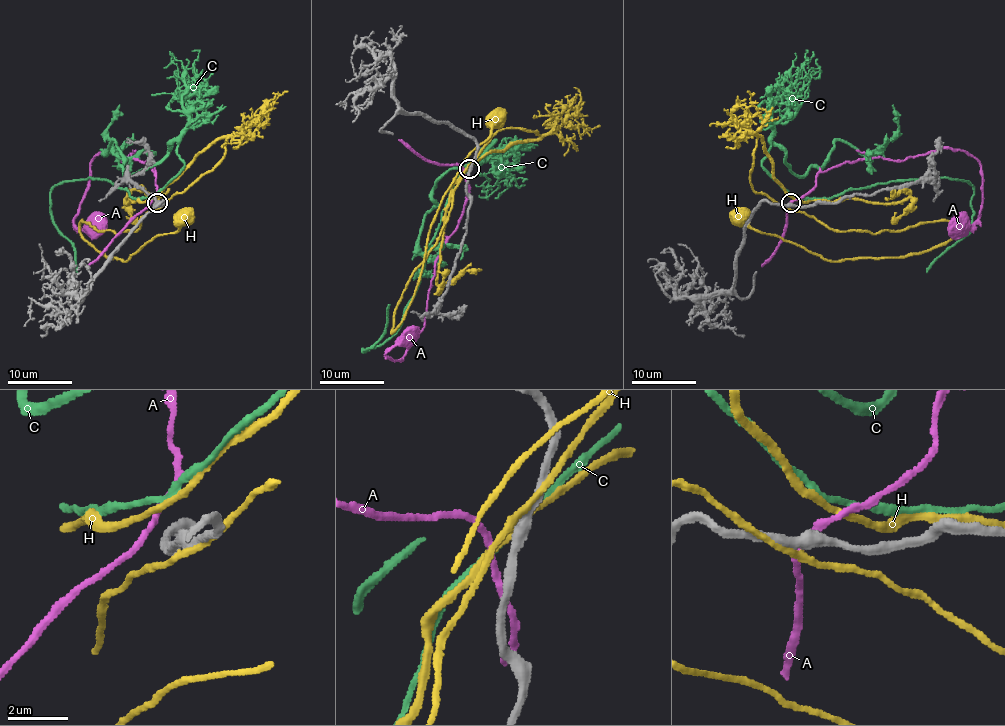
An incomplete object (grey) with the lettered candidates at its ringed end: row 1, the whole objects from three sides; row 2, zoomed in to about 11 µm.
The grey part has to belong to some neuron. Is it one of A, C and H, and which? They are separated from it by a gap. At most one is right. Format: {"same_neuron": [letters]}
{"same_neuron": ["A"]}

